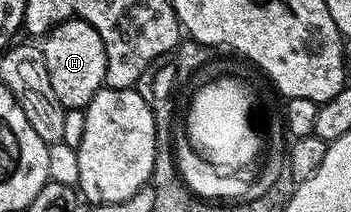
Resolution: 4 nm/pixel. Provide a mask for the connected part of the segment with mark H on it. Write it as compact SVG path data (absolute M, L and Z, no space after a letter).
M65 20L43 39L40 47L56 98L59 98L67 109L85 109L105 85L107 52L100 34L90 23L83 20Z

